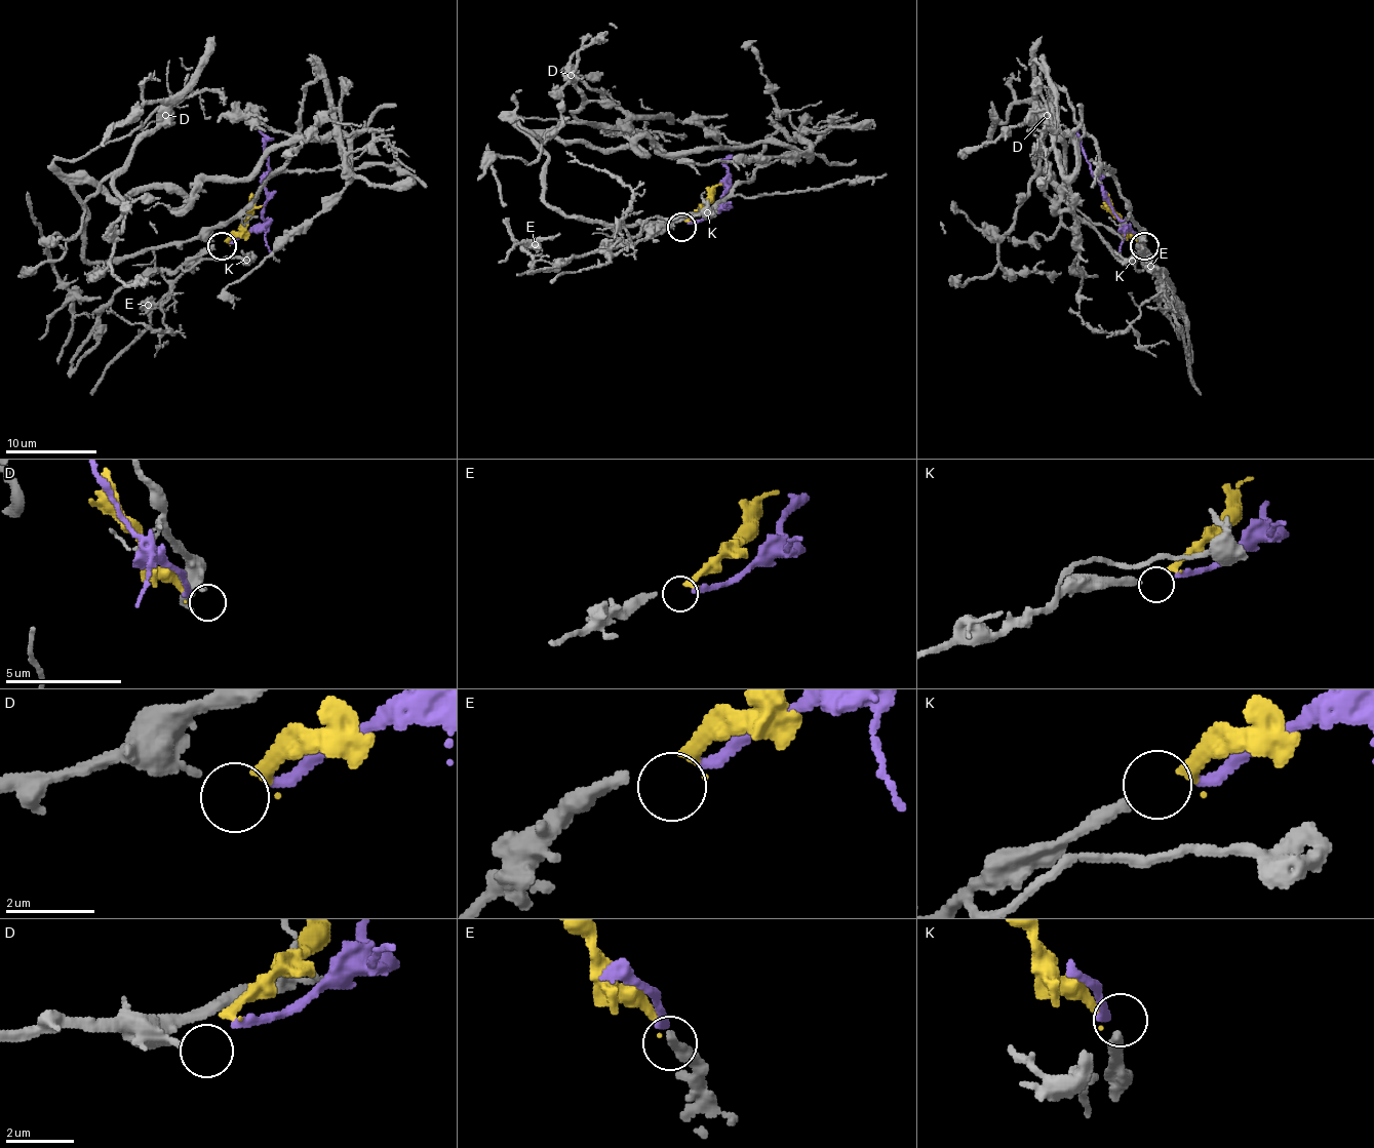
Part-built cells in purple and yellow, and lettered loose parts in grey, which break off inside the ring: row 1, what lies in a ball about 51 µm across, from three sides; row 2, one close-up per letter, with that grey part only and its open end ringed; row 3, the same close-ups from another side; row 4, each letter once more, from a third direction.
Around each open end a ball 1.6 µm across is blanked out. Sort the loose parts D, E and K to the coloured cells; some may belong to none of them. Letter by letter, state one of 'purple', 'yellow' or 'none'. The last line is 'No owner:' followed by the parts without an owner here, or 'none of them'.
D: none
E: yellow
K: purple
No owner: D

